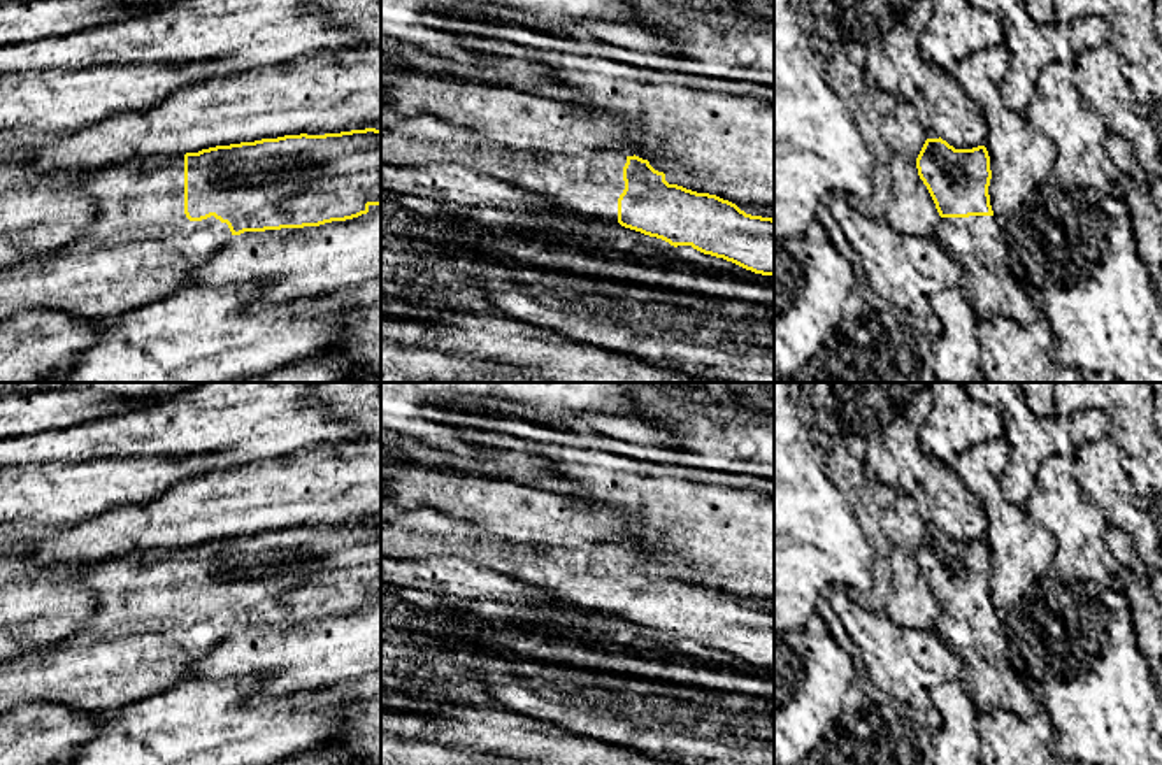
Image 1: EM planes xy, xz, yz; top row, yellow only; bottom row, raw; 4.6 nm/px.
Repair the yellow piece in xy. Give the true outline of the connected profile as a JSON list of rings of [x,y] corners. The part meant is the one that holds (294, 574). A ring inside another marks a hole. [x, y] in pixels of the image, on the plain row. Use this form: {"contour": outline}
{"contour": [[[365,521],[325,528],[284,528],[277,532],[262,532],[230,539],[216,539],[198,546],[186,547],[151,547],[133,551],[119,558],[82,563],[75,572],[77,583],[86,588],[97,600],[93,614],[70,637],[49,644],[44,649],[30,647],[28,651],[0,661],[0,716],[23,704],[49,702],[100,716],[132,702],[140,702],[153,695],[161,695],[184,679],[191,679],[190,668],[207,653],[219,646],[235,628],[244,625],[265,625],[281,621],[319,619],[332,614],[346,614],[369,605],[370,598],[381,600],[381,523]]]}

